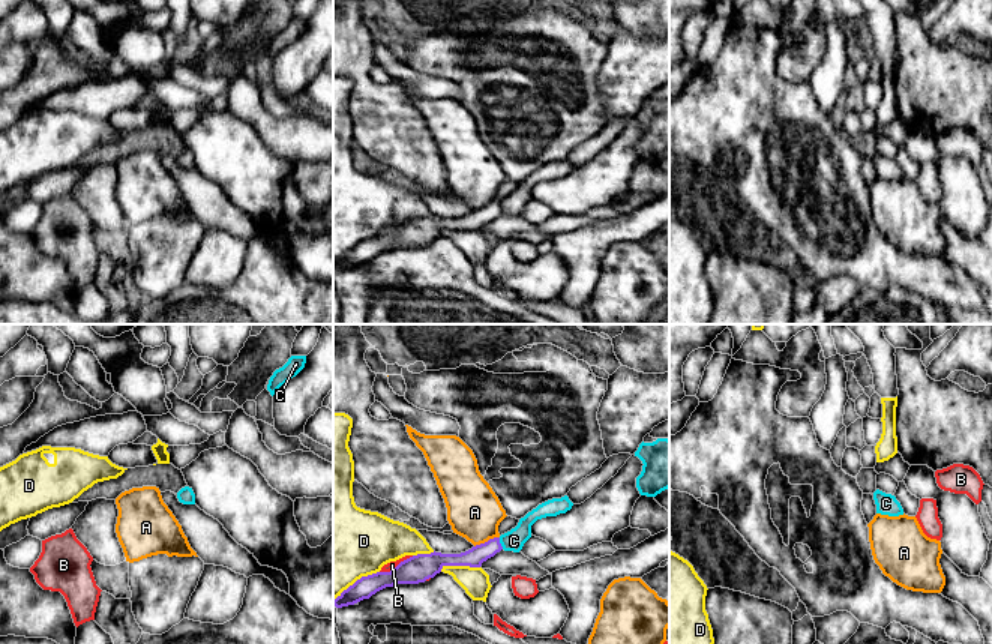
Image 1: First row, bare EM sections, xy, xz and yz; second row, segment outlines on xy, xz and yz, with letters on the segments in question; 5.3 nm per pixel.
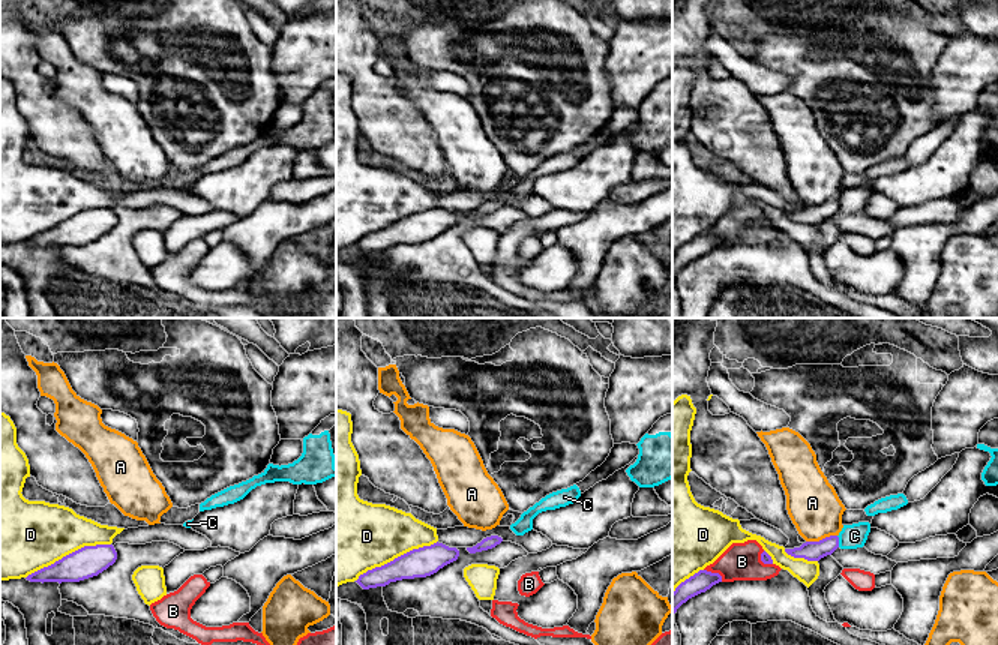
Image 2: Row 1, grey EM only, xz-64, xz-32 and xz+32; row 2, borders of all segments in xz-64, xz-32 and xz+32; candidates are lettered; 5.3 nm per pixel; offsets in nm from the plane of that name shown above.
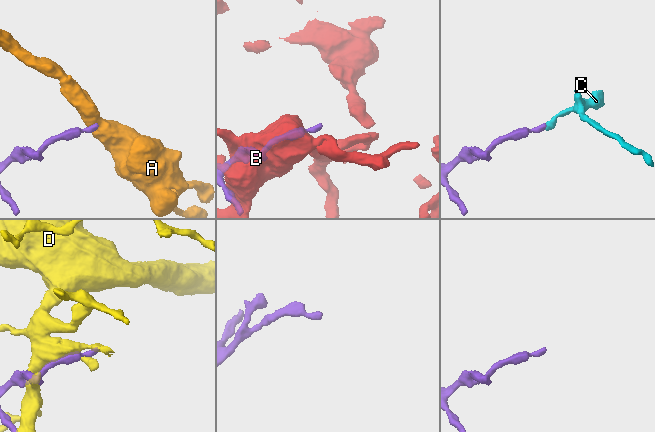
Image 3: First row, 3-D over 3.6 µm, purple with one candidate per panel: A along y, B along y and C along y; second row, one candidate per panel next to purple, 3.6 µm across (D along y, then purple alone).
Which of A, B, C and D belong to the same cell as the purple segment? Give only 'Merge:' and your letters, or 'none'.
Merge: none

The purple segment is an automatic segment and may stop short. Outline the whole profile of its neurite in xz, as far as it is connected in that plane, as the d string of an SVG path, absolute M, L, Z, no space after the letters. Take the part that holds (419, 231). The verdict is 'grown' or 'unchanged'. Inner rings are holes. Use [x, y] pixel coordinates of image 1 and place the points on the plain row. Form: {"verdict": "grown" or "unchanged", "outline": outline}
{"verdict": "unchanged", "outline": "M500 201L489 203L461 218L417 218L401 225L390 236L377 236L362 240L335 264L333 270L342 272L369 263L377 255L396 248L419 248L434 242L444 230L470 230L480 231L483 225L494 221L503 213Z"}

